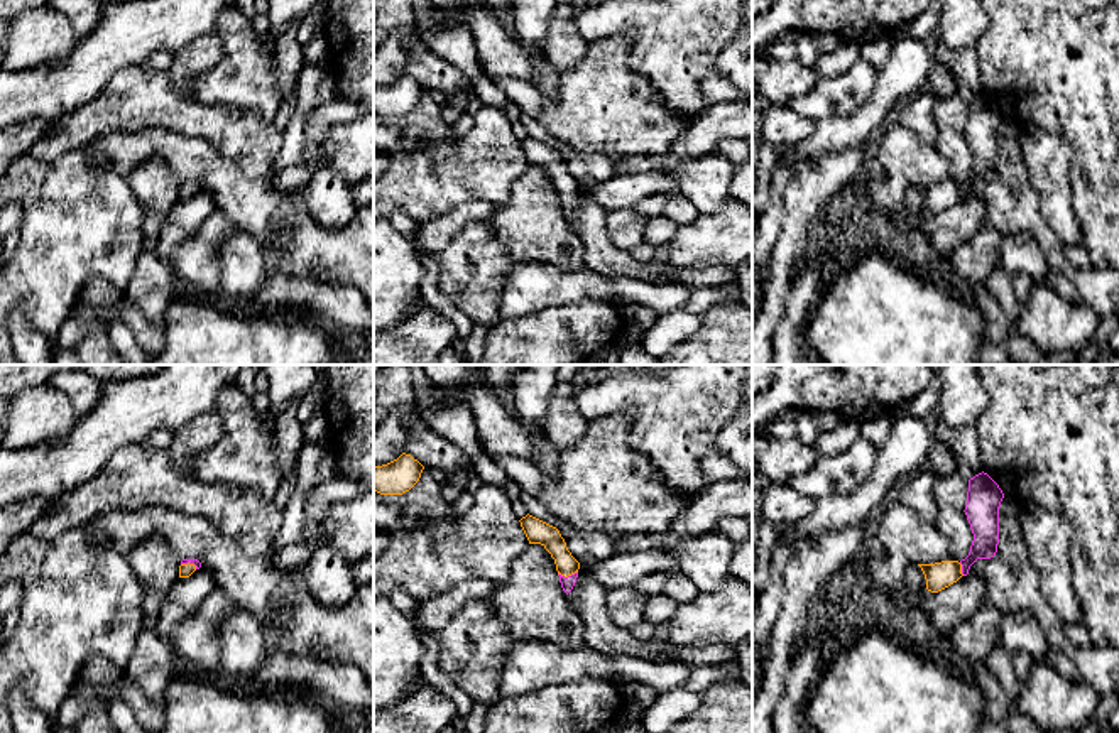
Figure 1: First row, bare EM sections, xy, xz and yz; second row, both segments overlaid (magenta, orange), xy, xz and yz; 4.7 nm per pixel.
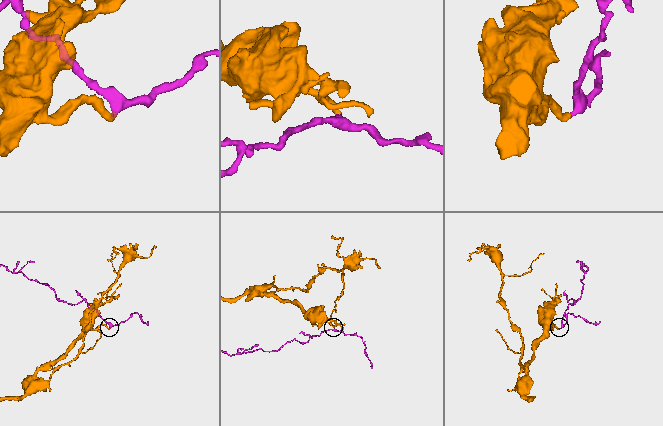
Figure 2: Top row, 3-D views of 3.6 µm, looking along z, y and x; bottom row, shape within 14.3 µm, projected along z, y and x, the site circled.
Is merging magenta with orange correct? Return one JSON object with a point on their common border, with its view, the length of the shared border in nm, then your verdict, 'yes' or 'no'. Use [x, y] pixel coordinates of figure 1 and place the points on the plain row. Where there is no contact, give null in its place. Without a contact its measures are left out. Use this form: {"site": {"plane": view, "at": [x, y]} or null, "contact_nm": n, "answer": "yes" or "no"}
{"site": {"plane": "xz", "at": [568, 198]}, "contact_nm": 100, "answer": "yes"}

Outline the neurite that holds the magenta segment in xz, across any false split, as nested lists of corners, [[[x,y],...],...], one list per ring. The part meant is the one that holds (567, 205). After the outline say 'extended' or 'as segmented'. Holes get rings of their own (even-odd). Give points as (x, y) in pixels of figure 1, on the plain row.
[[[529,135],[519,144],[529,166],[541,166],[551,176],[561,209],[568,216],[576,204],[580,184],[568,172],[560,152]]] | extended

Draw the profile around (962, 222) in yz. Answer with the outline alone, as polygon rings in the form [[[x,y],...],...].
[[[974,196],[962,198],[948,209],[918,214],[920,230],[930,238],[936,252],[950,263],[955,248],[975,238],[985,226],[984,204]]]

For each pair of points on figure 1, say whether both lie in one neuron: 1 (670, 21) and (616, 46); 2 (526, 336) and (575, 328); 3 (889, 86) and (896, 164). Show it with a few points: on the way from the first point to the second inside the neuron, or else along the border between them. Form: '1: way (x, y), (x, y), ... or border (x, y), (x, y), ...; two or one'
1: border (592, 39), (629, 36), (627, 65), (646, 76); two
2: way (538, 336), (563, 335); one
3: border (883, 129), (876, 141); two

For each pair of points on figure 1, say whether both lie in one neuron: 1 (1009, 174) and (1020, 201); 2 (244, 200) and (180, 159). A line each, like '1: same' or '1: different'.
1: same
2: same

